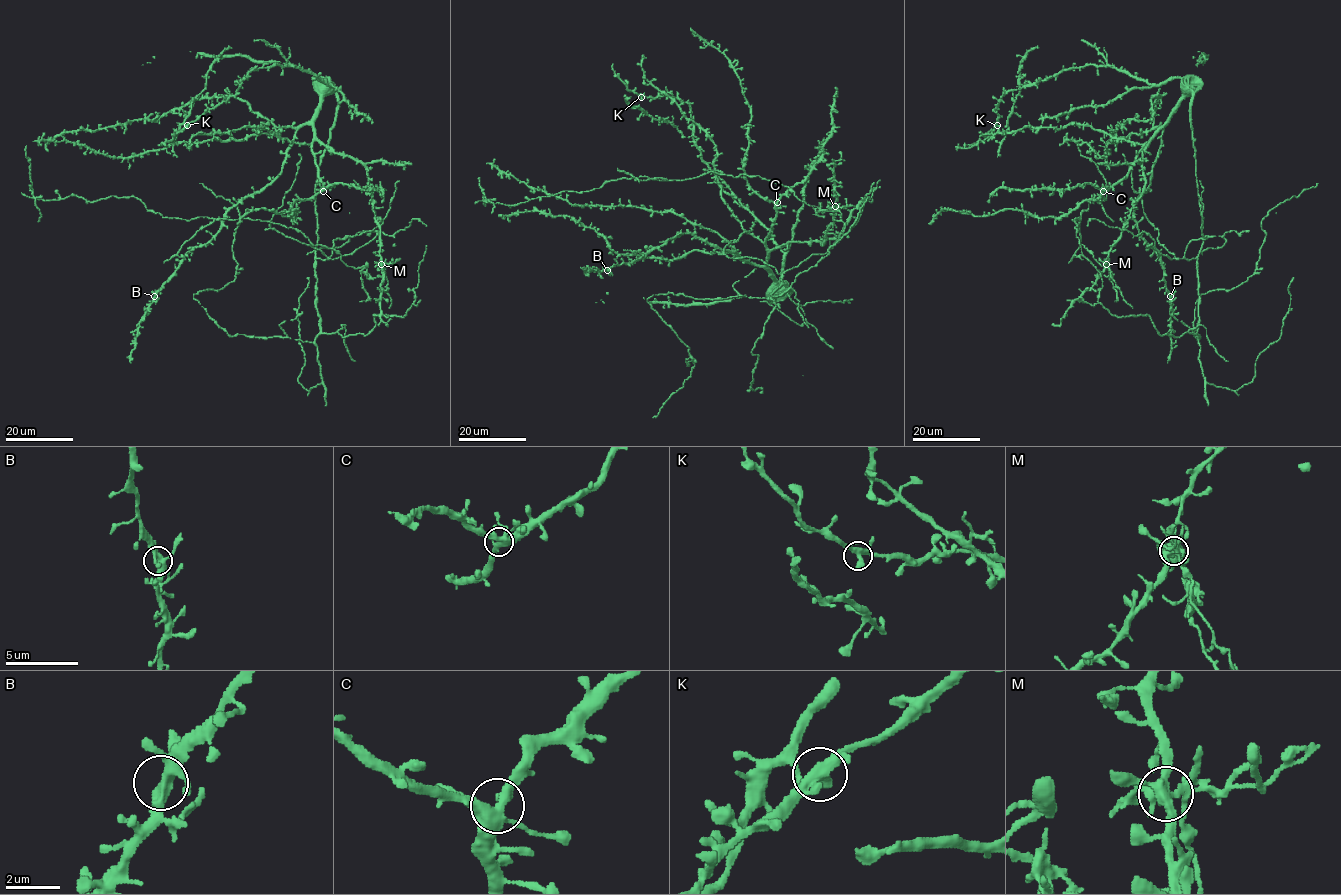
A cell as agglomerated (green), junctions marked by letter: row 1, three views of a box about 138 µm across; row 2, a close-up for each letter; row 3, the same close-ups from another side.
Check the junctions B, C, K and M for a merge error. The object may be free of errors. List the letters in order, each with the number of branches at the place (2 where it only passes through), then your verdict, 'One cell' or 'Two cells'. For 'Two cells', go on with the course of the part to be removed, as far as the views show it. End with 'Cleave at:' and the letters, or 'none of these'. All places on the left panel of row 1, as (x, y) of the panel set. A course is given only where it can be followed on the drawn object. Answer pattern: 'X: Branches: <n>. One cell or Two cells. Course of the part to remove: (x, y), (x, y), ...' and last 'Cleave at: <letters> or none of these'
B: Branches: 5. One cell
C: Branches: 6. One cell
K: Branches: 4. One cell
M: Branches: 6. Two cells. Course of the part to remove: (381, 264), (385, 274), (370, 278), (333, 249), (259, 219), (164, 217), (134, 196), (37, 199), (26, 145)
Cleave at: M

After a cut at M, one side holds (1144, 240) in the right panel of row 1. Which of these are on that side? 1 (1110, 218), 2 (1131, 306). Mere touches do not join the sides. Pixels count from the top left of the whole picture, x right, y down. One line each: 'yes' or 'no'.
1: no
2: no

